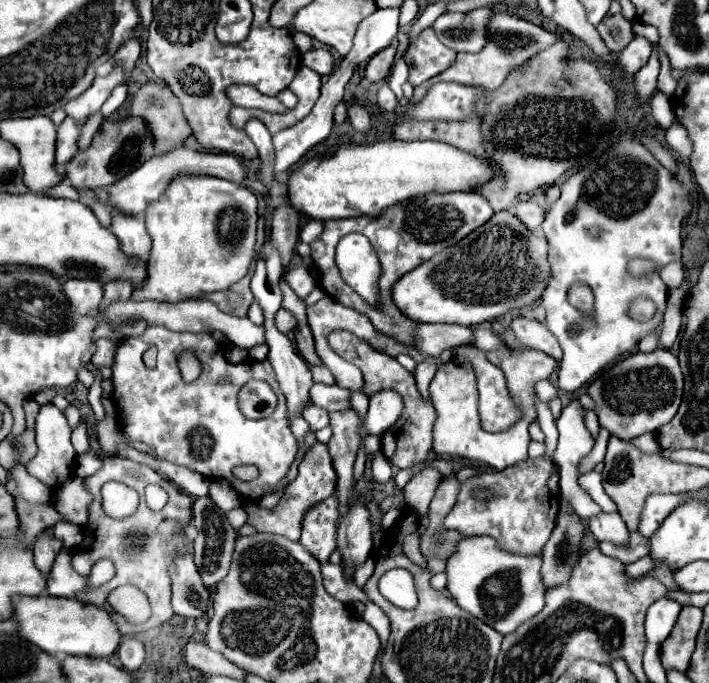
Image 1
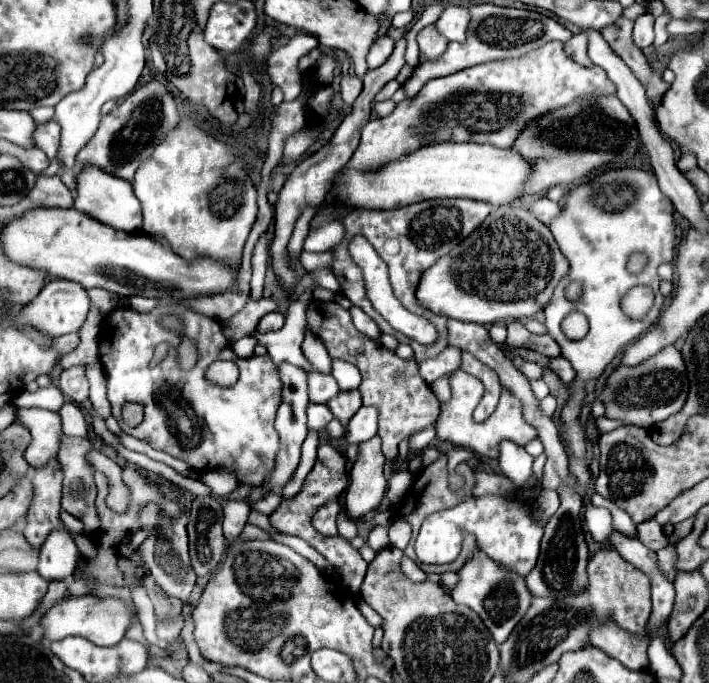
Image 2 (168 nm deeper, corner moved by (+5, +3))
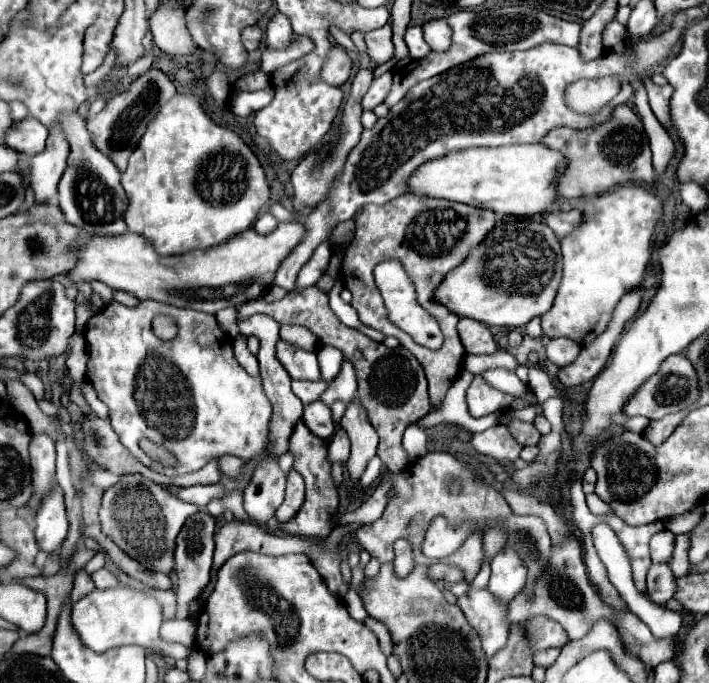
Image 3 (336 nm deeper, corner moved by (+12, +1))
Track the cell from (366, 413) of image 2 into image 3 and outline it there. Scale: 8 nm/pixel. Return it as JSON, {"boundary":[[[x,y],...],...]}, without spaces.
{"boundary":[[[338,428],[330,440],[330,446],[328,446],[328,458],[330,462],[342,462],[346,464],[348,460],[348,450],[350,450],[350,438],[346,434],[344,428]]]}

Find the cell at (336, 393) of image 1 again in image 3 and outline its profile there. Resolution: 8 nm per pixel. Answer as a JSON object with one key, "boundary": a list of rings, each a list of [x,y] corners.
{"boundary":[[[292,380],[292,392],[302,400],[302,404],[312,404],[320,398],[320,394],[328,388],[324,380],[310,382],[310,380]]]}

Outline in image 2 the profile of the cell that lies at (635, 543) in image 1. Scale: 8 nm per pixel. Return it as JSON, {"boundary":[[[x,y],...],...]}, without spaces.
{"boundary":[[[647,520],[639,524],[639,540],[650,550],[657,552],[668,544],[675,544],[671,536],[665,535],[657,520]]]}

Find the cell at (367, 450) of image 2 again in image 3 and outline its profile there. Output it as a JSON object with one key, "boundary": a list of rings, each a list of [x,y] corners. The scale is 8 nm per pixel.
{"boundary":[[[356,400],[352,402],[352,406],[346,408],[346,414],[340,420],[340,426],[348,432],[350,442],[352,442],[350,458],[346,462],[348,478],[350,478],[350,482],[358,482],[360,476],[364,474],[368,462],[376,456],[376,448],[378,448],[376,430],[368,422],[364,408]]]}

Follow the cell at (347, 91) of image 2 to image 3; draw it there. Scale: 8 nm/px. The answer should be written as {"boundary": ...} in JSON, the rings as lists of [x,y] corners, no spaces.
{"boundary":[[[332,48],[328,60],[322,68],[322,78],[332,86],[342,86],[350,78],[350,68],[352,68],[352,62],[350,62],[348,54],[340,48]]]}

